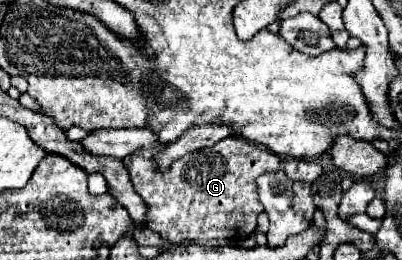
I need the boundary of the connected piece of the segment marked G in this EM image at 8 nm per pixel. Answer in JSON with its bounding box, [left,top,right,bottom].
[126,135,282,243]

